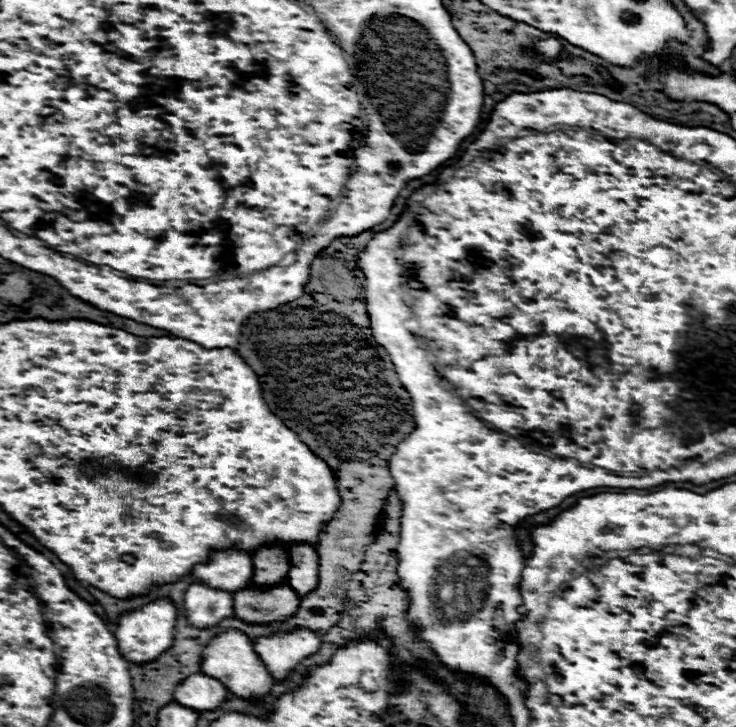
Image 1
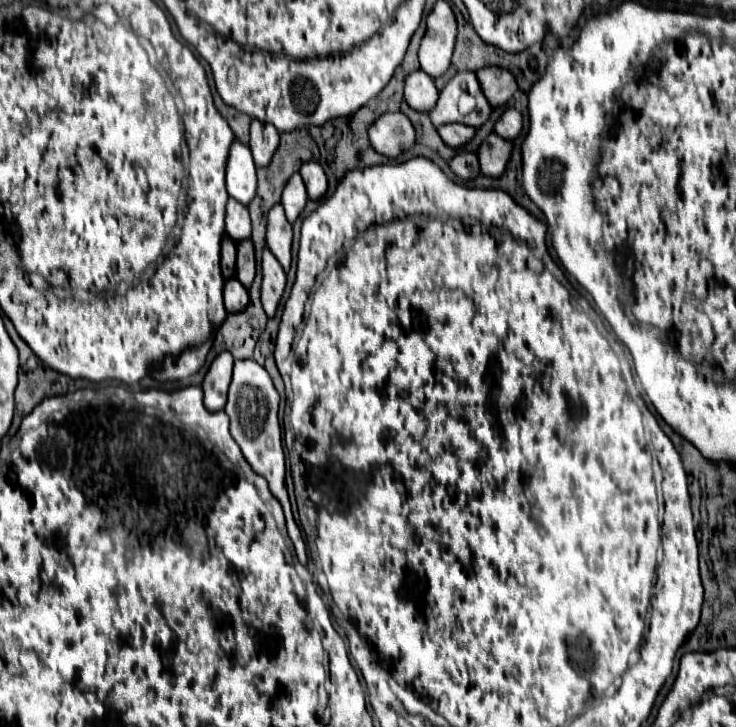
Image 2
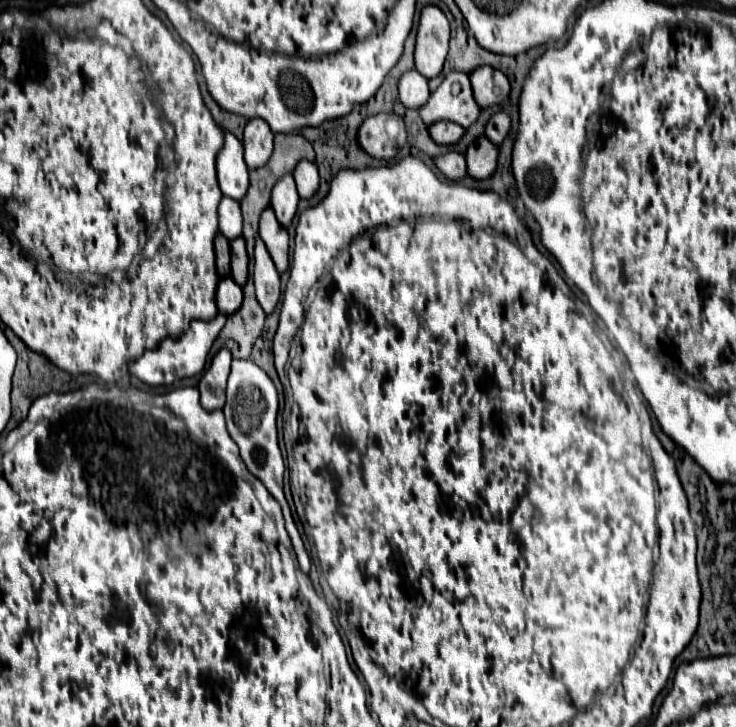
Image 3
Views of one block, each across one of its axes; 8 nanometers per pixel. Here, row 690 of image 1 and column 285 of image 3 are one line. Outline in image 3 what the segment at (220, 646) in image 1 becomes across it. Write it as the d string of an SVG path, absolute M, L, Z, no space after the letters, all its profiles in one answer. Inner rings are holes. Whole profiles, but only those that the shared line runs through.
M266 208L260 216L260 228L258 228L260 238L264 240L276 270L282 274L288 268L288 234L284 226L276 220L272 208Z

